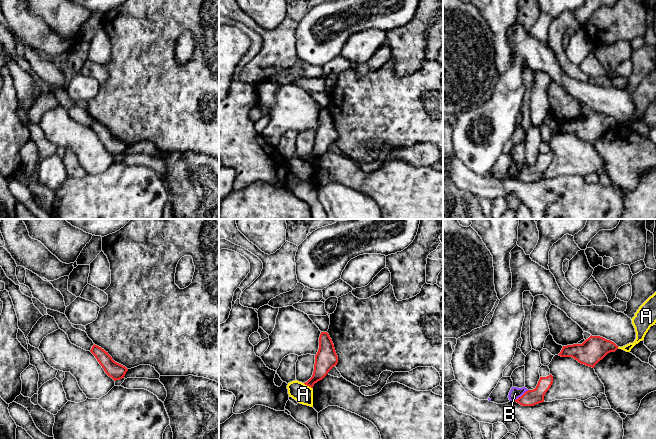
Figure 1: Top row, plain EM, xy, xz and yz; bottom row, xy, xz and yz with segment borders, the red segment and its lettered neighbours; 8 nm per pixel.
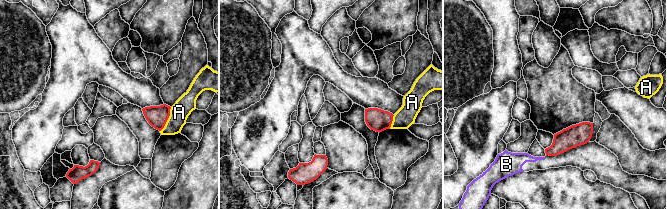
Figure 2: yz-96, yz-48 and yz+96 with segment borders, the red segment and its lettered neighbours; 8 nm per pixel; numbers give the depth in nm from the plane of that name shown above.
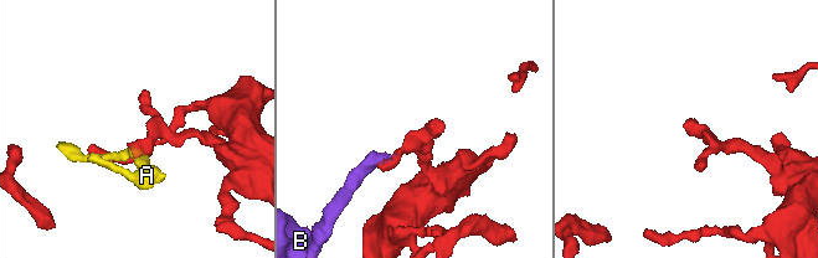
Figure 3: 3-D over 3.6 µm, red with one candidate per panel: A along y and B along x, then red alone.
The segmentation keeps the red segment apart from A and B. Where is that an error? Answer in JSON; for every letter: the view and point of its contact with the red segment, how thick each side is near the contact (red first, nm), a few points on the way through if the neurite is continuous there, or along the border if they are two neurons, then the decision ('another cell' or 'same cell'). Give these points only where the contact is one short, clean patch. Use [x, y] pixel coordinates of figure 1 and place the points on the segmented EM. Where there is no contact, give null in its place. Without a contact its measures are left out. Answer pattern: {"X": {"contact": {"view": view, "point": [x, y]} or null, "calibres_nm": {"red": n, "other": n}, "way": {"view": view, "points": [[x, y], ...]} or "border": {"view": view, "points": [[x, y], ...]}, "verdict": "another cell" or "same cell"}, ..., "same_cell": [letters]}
{"A": {"contact": {"view": "xz", "point": [307, 385]}, "calibres_nm": {"red": 170, "other": 160}, "border": {"view": "xz", "points": [[303, 383], [311, 388]]}, "verdict": "another cell"}, "B": {"contact": {"view": "yz", "point": [521, 396]}, "calibres_nm": {"red": 130, "other": 90}, "verdict": "another cell"}, "same_cell": []}

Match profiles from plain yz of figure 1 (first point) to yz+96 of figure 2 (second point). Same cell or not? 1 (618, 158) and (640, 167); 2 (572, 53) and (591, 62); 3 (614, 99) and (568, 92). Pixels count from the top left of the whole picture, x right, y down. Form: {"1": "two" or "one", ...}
{"1": "one", "2": "one", "3": "two"}

